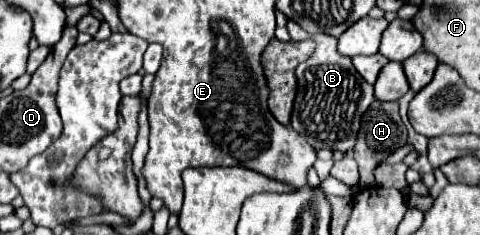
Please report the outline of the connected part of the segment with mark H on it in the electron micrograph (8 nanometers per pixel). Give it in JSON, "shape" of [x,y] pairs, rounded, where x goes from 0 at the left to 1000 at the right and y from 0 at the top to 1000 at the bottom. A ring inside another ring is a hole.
{"shape":[[[781,426],[769,468],[756,485],[752,511],[752,553],[744,579],[744,613],[740,613],[740,681],[748,698],[748,732],[752,732],[752,774],[748,791],[773,791],[773,774],[781,774],[781,715],[794,698],[794,681],[802,681],[810,655],[819,655],[827,630],[848,613],[848,545],[831,494],[831,451],[827,434],[790,434]]]}

